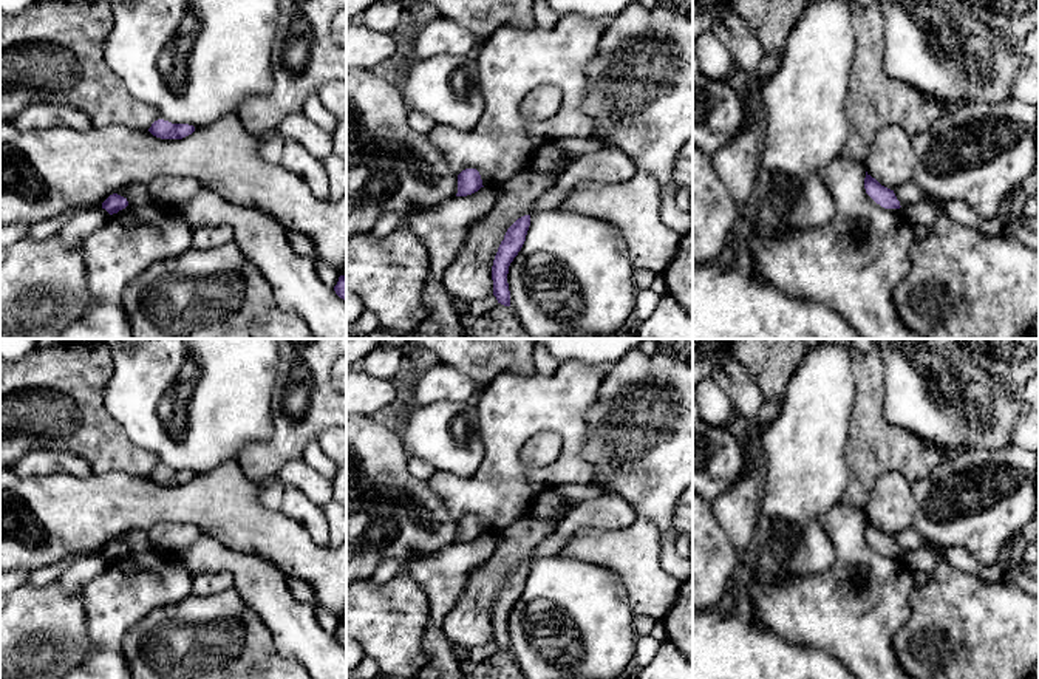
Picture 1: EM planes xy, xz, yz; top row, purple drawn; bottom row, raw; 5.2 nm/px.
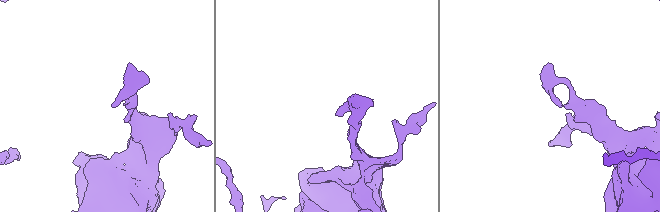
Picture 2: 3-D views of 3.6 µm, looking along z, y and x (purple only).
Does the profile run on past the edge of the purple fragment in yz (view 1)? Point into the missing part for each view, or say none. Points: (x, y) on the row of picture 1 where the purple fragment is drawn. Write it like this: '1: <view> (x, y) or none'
1: none

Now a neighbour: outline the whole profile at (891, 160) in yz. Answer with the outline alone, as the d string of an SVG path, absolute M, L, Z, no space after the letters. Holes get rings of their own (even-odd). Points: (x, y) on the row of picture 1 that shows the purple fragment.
M895 125L881 128L863 165L867 175L891 190L911 181L917 169L912 138Z

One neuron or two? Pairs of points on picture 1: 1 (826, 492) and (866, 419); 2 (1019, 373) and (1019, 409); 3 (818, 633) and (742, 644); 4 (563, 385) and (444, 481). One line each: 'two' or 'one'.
1: two
2: one
3: two
4: one

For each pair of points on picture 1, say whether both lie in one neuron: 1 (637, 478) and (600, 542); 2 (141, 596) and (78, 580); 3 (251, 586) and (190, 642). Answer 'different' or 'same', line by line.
1: different
2: different
3: different

